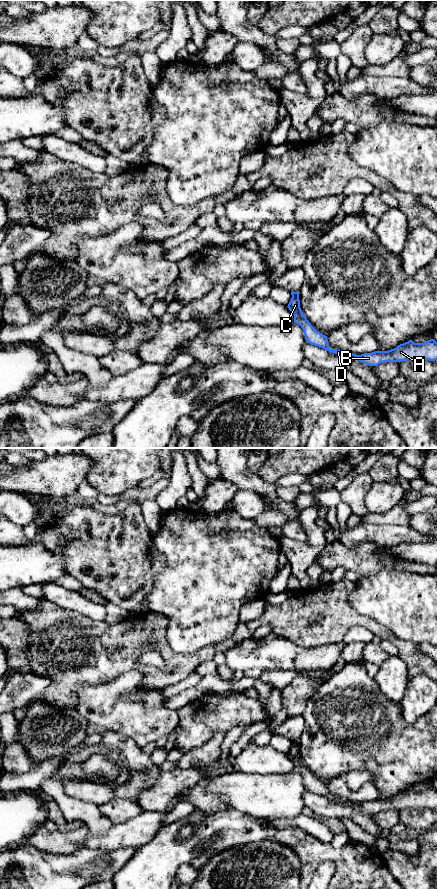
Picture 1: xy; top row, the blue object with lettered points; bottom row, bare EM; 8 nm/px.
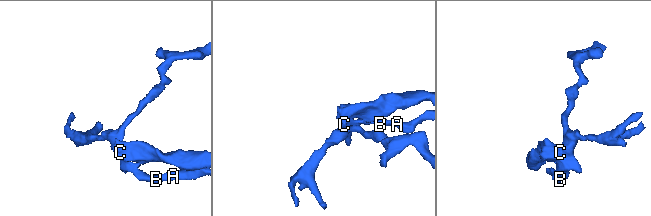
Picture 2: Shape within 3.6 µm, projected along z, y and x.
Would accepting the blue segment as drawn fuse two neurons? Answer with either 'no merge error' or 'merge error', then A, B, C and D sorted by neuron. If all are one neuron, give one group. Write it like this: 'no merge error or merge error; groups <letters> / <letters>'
merge error; groups A B D / C

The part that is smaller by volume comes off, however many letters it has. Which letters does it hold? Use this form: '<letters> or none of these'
C

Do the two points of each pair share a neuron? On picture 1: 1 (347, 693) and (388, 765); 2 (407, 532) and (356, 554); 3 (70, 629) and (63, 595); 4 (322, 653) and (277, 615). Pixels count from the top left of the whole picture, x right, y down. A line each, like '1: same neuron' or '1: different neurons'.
1: same neuron
2: different neurons
3: different neurons
4: different neurons

